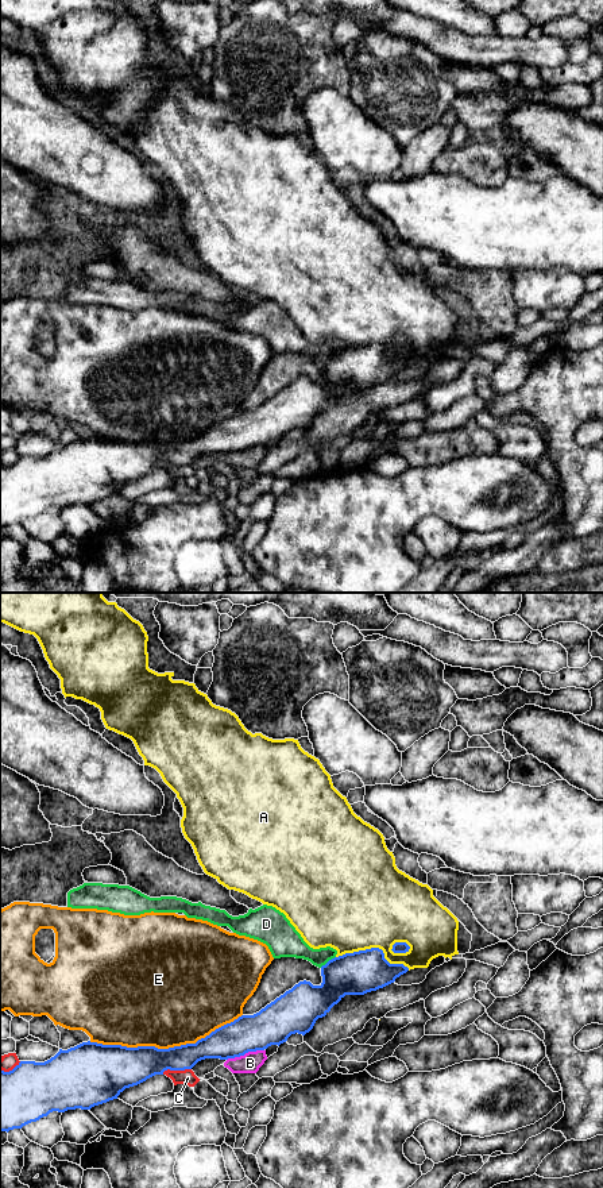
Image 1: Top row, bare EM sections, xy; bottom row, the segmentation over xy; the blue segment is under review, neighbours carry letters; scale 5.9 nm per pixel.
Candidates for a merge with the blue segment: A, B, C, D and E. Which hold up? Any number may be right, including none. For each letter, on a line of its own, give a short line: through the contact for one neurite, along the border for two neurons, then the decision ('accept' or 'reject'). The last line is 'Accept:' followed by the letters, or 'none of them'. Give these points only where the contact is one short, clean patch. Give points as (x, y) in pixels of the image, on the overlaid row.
A: reject
B: xy (263, 1049), (246, 1052), (227, 1060) | reject
C: reject
D: reject
E: reject
Accept: none of them

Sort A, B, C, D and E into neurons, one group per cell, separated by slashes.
A / B / C / D / E

